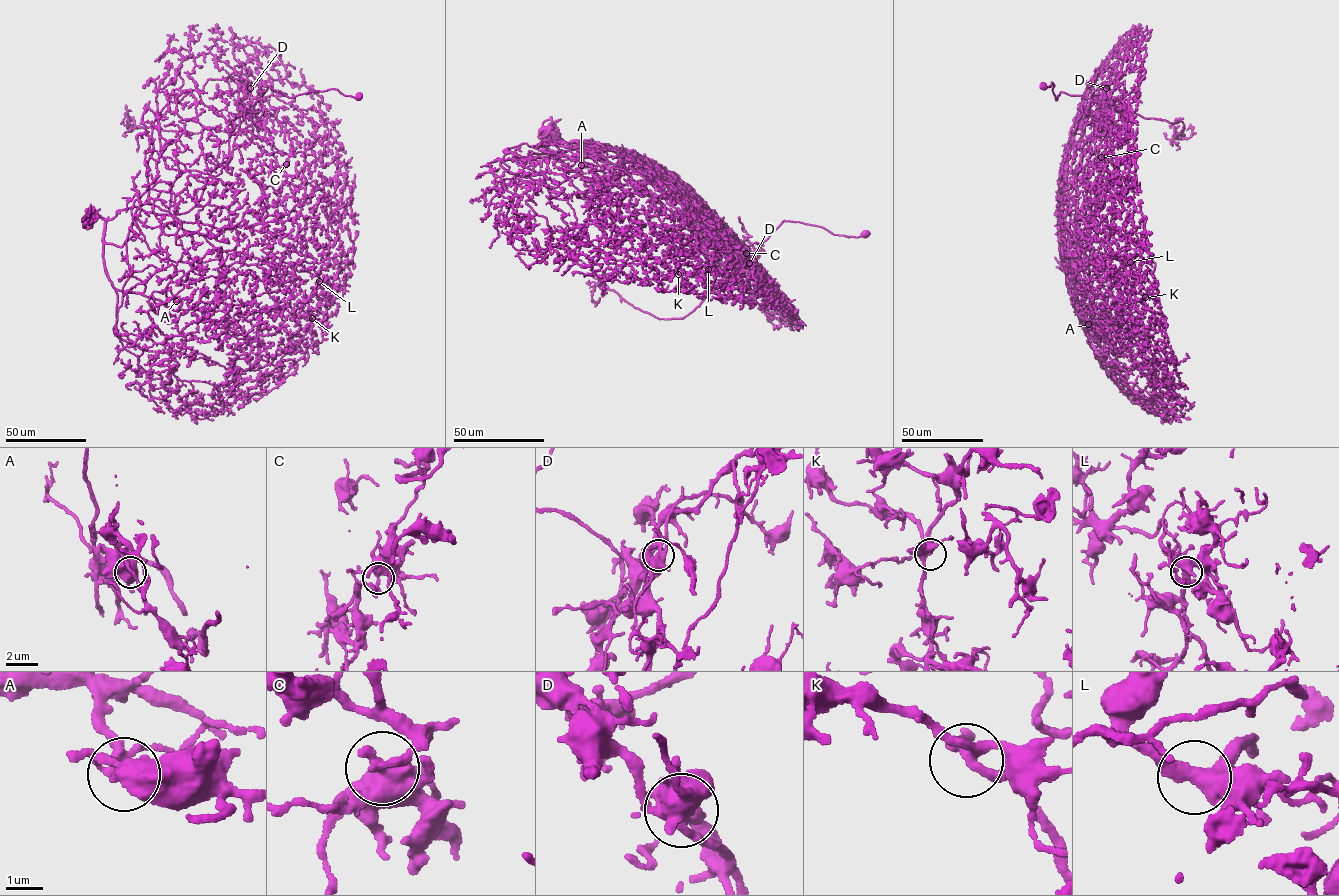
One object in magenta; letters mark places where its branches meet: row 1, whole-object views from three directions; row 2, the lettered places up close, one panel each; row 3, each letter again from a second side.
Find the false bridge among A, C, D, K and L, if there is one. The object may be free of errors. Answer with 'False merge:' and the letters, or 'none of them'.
False merge: D

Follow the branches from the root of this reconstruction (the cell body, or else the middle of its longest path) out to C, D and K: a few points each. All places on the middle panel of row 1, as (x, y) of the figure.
C: (549, 134), (548, 148), (560, 160), (622, 157), (656, 174), (686, 209), (716, 225), (746, 254)
D: (549, 134), (548, 148), (560, 160), (622, 157), (660, 179), (682, 184), (749, 263)
K: (549, 134), (548, 148), (560, 160), (622, 157), (662, 190), (685, 218), (680, 247), (670, 250), (678, 274)

